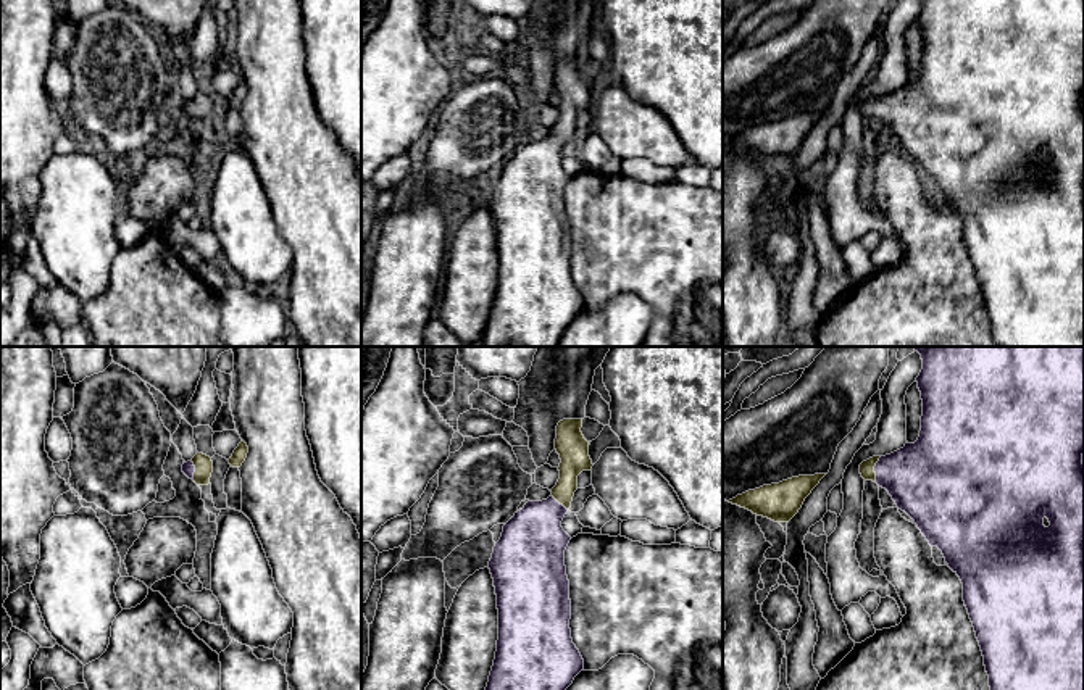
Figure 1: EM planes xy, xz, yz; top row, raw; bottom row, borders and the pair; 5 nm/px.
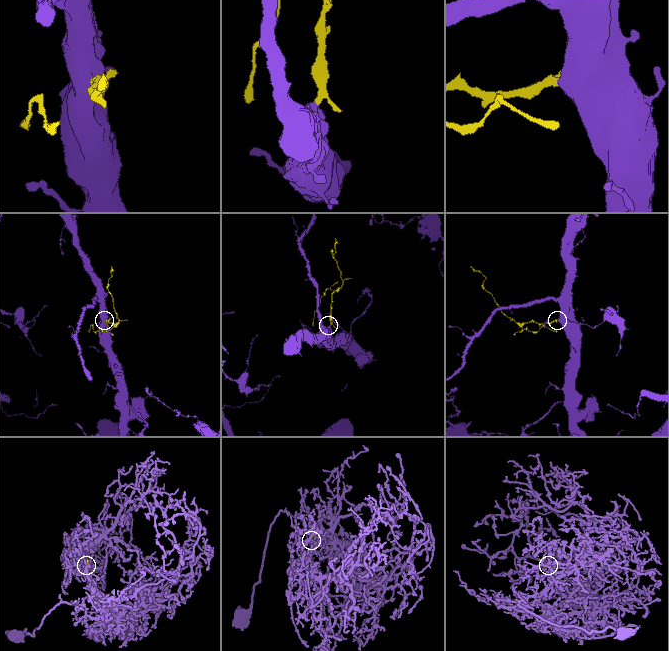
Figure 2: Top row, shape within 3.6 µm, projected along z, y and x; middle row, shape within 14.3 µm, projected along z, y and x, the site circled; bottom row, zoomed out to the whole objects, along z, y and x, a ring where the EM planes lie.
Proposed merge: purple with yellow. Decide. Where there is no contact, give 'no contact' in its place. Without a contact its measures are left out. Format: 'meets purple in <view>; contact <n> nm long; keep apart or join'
meets purple in yz; contact 130 nm long; join

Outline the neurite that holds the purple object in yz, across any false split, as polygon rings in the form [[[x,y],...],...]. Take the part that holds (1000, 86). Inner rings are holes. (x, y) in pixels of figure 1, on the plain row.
[[[923,0],[916,21],[923,39],[918,79],[863,100],[861,116],[889,131],[960,216],[994,340],[1000,347],[1084,347],[1084,0]]]

